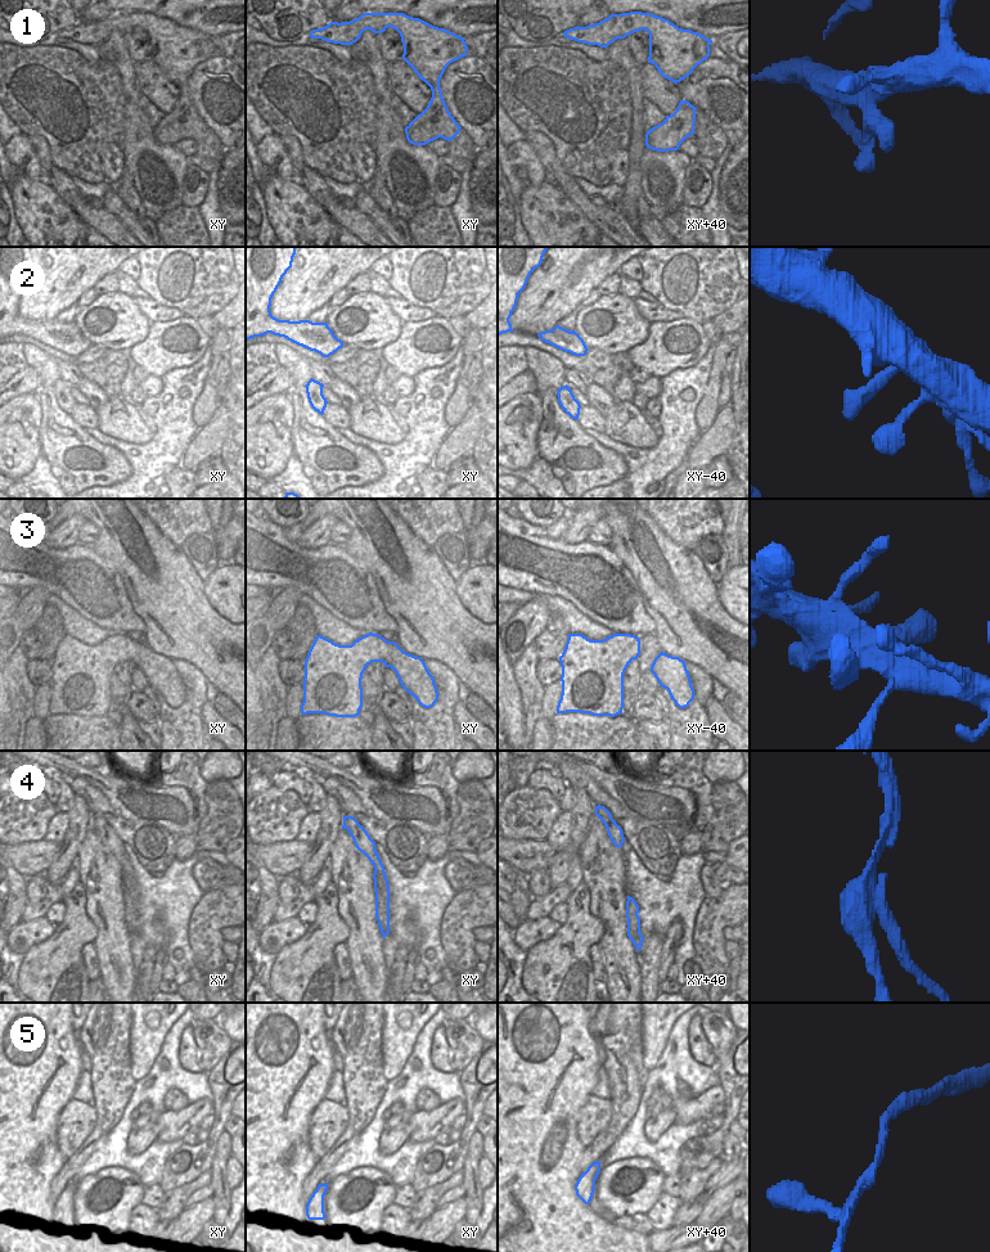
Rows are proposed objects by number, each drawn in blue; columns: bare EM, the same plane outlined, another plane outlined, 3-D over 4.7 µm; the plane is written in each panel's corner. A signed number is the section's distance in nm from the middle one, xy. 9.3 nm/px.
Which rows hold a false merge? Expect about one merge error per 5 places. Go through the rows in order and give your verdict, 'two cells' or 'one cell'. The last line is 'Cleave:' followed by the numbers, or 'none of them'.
1: one cell
2: one cell
3: one cell
4: two cells
5: one cell
Cleave: 4

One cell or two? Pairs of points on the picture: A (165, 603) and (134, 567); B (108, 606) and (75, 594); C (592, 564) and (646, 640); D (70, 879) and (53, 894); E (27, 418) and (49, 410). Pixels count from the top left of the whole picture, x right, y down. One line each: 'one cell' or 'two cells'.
A: one cell
B: one cell
C: two cells
D: two cells
E: two cells

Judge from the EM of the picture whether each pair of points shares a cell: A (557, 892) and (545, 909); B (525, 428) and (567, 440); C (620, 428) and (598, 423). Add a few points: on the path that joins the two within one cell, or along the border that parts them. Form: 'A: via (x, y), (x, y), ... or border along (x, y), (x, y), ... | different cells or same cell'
A: via (554, 896), (545, 905) | same cell
B: border along (543, 401), (543, 420), (538, 431), (538, 455) | different cells
C: border along (603, 415), (606, 432) | different cells

